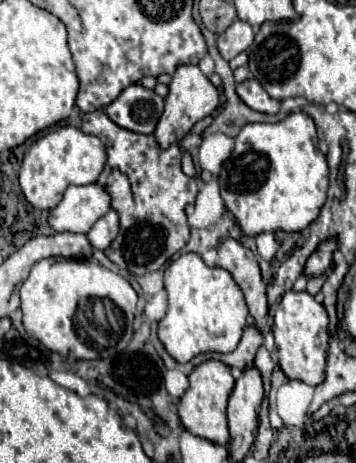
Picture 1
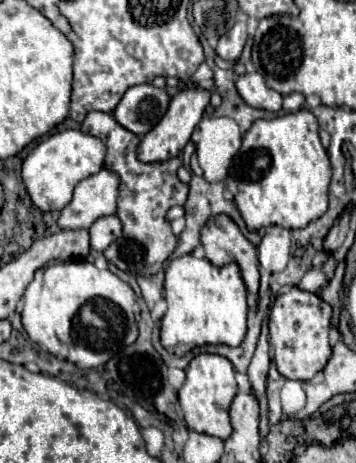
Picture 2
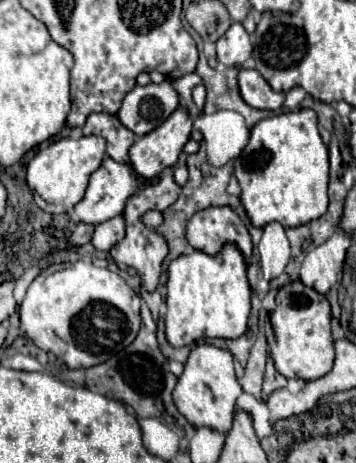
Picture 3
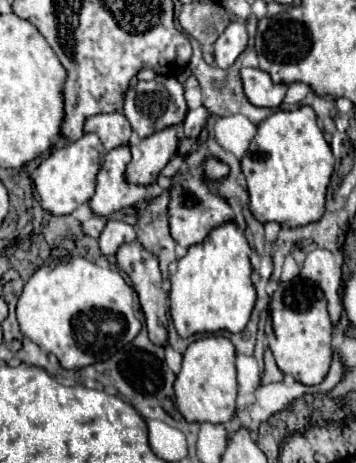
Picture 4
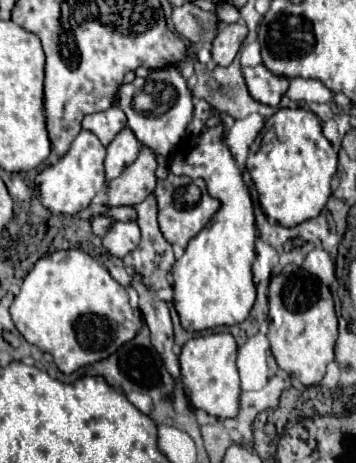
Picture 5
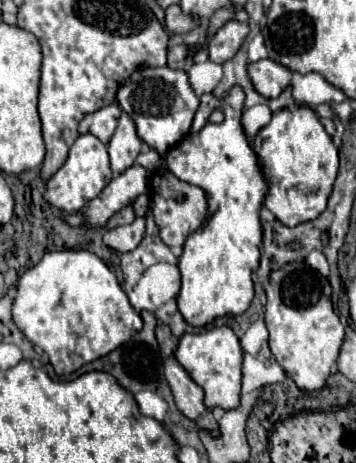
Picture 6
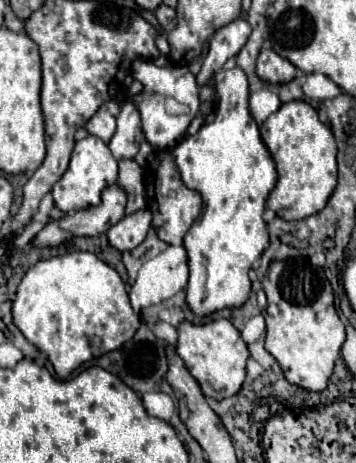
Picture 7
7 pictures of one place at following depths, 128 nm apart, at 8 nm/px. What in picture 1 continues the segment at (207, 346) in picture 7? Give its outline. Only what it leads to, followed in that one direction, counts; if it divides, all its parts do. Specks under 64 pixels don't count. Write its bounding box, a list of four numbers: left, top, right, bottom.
[178,360,234,444]

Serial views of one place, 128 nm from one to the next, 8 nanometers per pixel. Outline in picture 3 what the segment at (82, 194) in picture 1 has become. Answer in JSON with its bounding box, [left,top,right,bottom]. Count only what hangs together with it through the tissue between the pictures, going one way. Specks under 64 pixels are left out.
[68,158,138,224]

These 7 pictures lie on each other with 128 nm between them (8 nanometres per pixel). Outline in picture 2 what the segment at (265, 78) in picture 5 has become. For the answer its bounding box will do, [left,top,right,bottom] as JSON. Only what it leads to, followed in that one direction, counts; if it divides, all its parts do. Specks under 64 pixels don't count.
[236,72,282,112]

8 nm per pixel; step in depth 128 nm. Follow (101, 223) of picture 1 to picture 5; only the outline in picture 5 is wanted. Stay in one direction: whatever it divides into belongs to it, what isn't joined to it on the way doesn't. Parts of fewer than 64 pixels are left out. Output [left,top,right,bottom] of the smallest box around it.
[102,222,140,258]

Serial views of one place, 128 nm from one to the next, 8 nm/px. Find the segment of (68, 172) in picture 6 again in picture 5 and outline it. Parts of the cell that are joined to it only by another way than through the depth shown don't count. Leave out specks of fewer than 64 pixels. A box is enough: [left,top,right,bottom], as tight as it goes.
[36,130,106,214]

